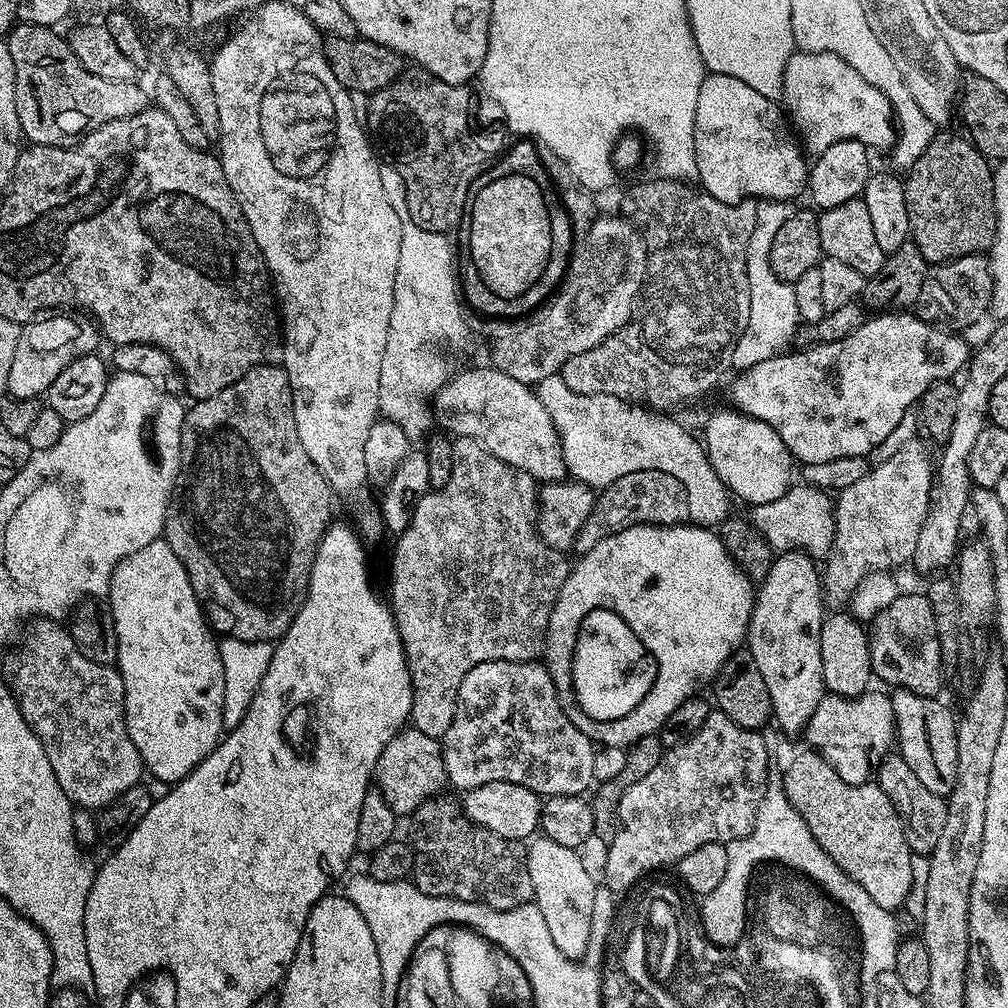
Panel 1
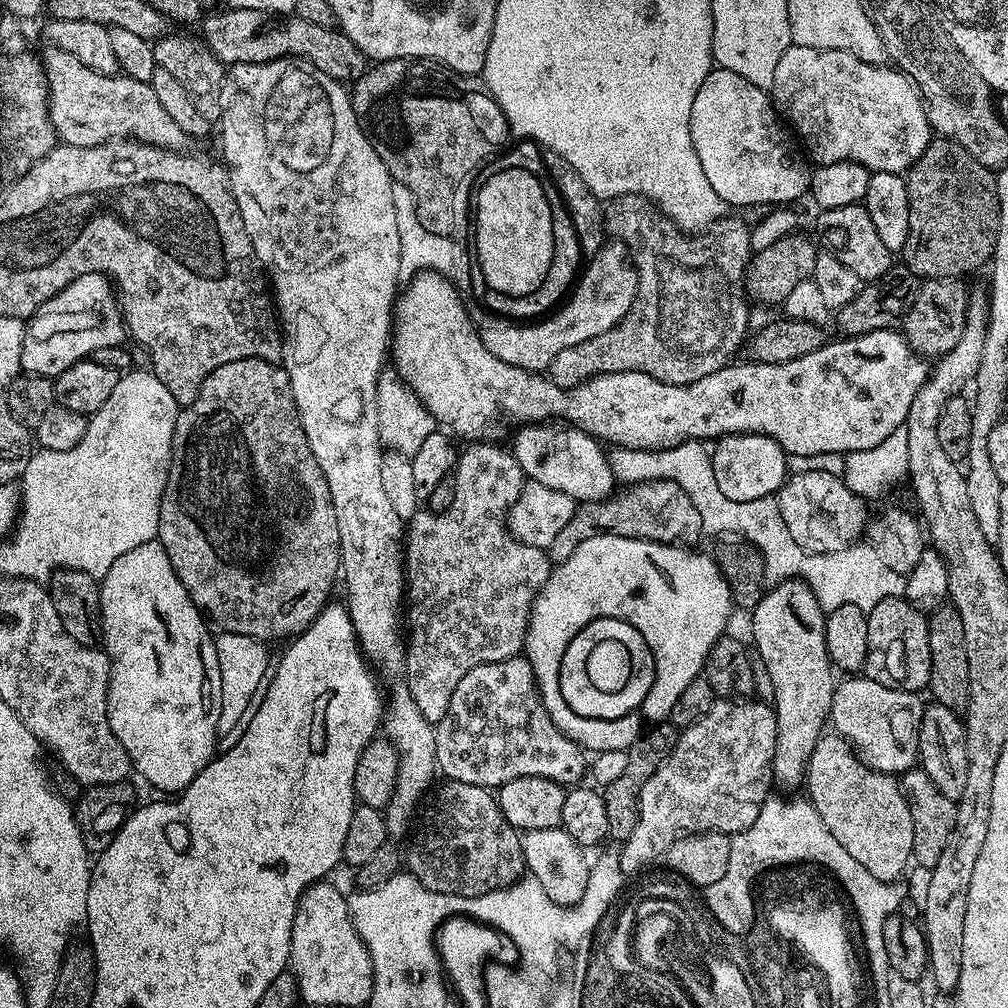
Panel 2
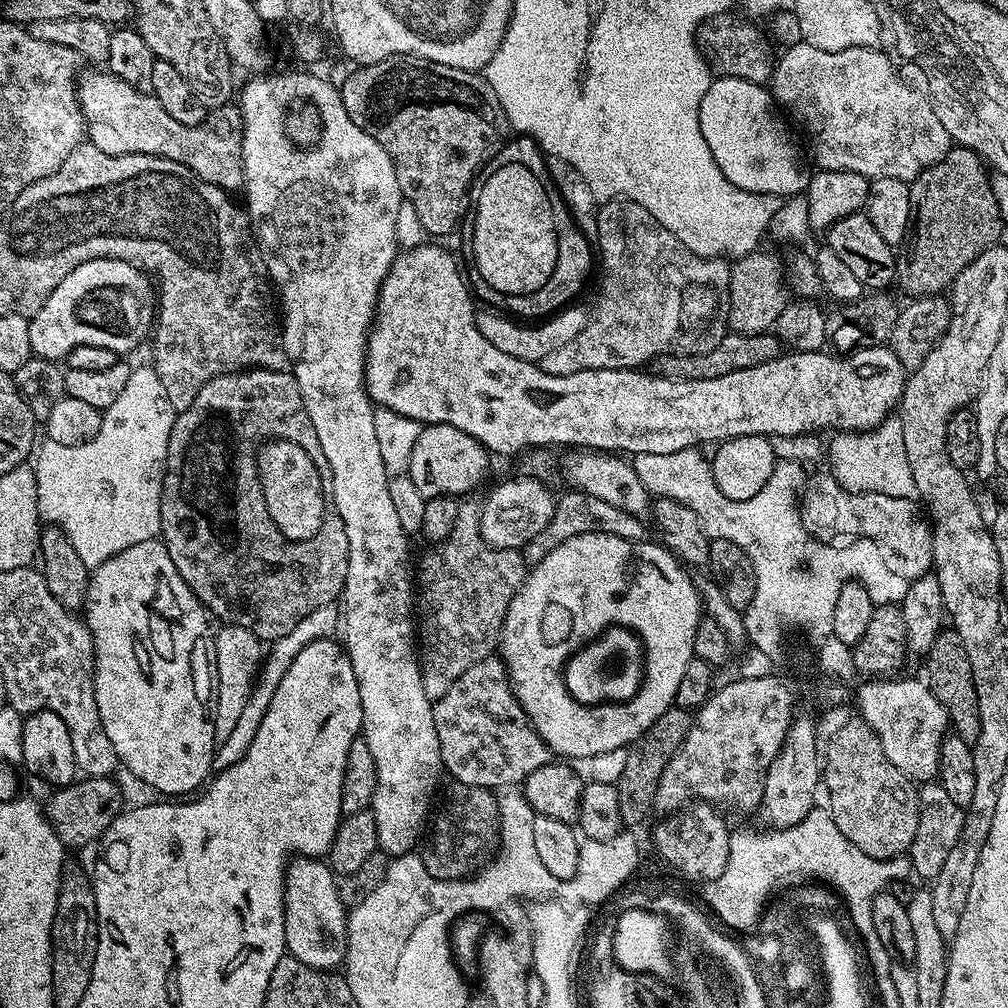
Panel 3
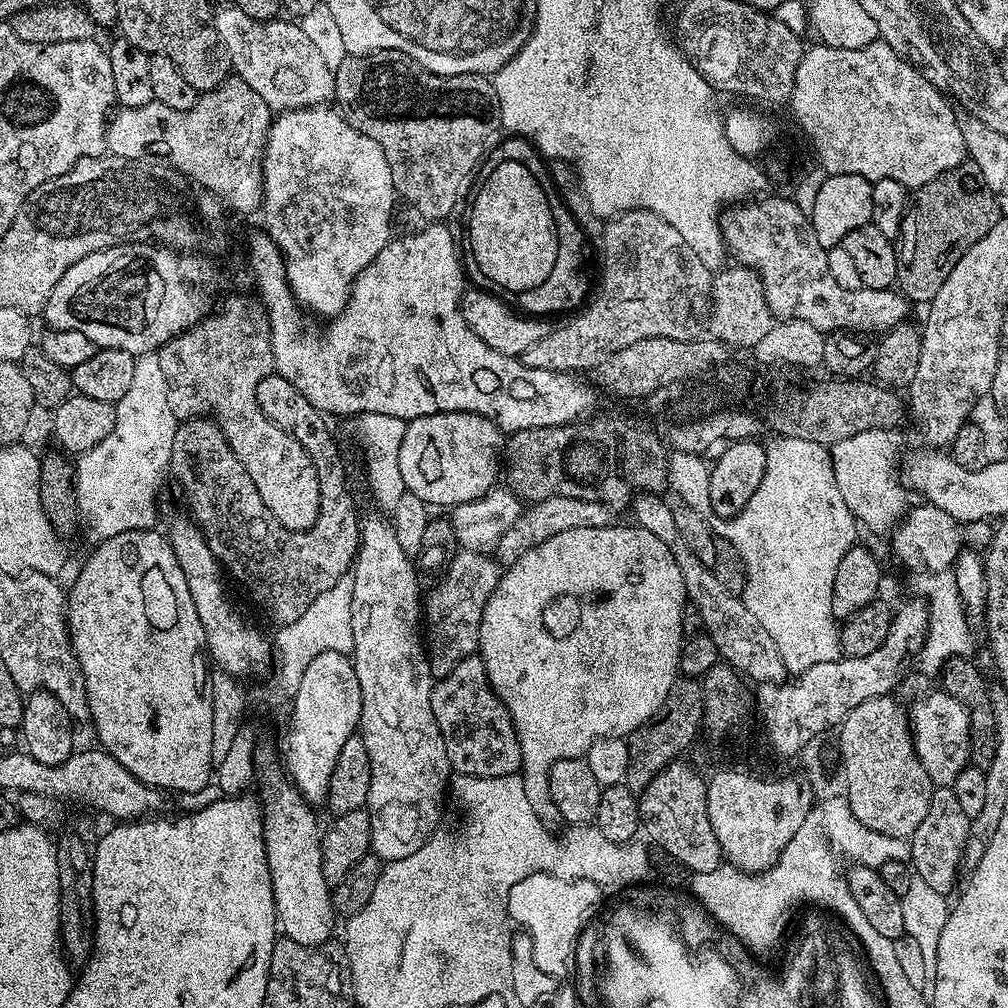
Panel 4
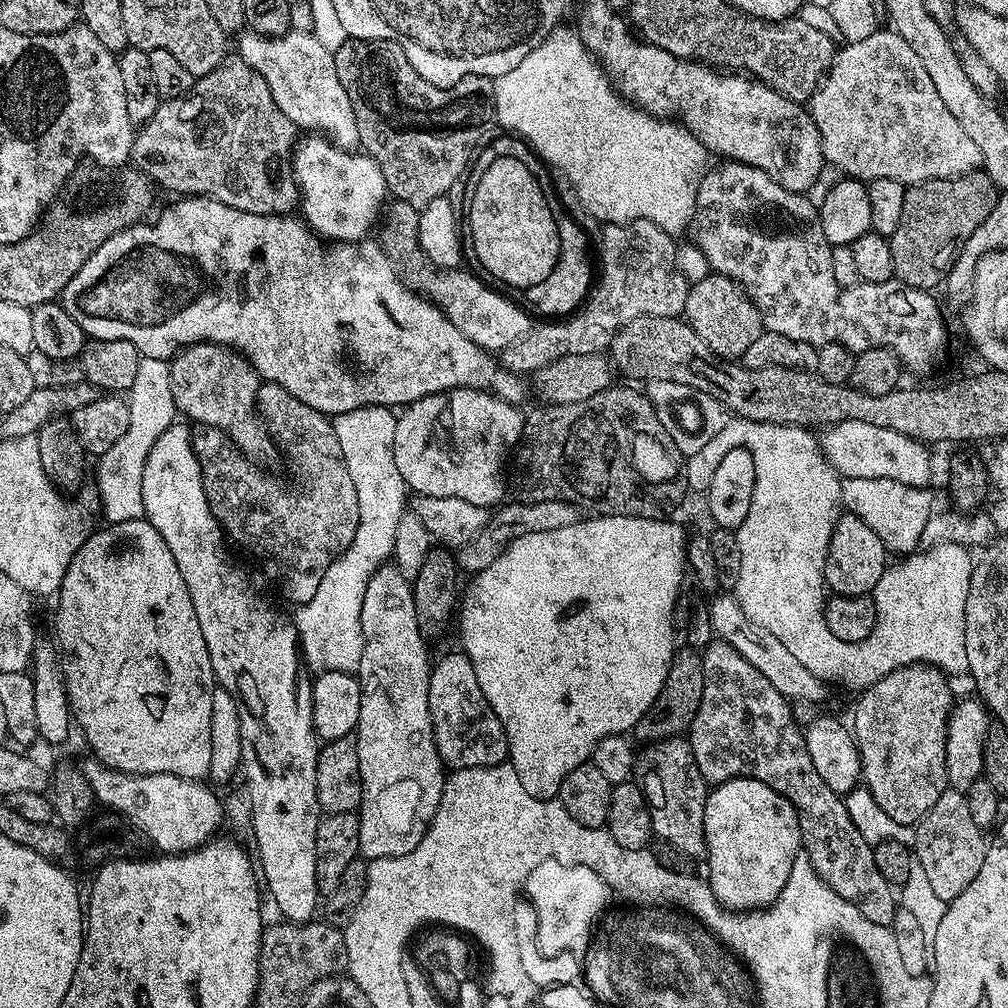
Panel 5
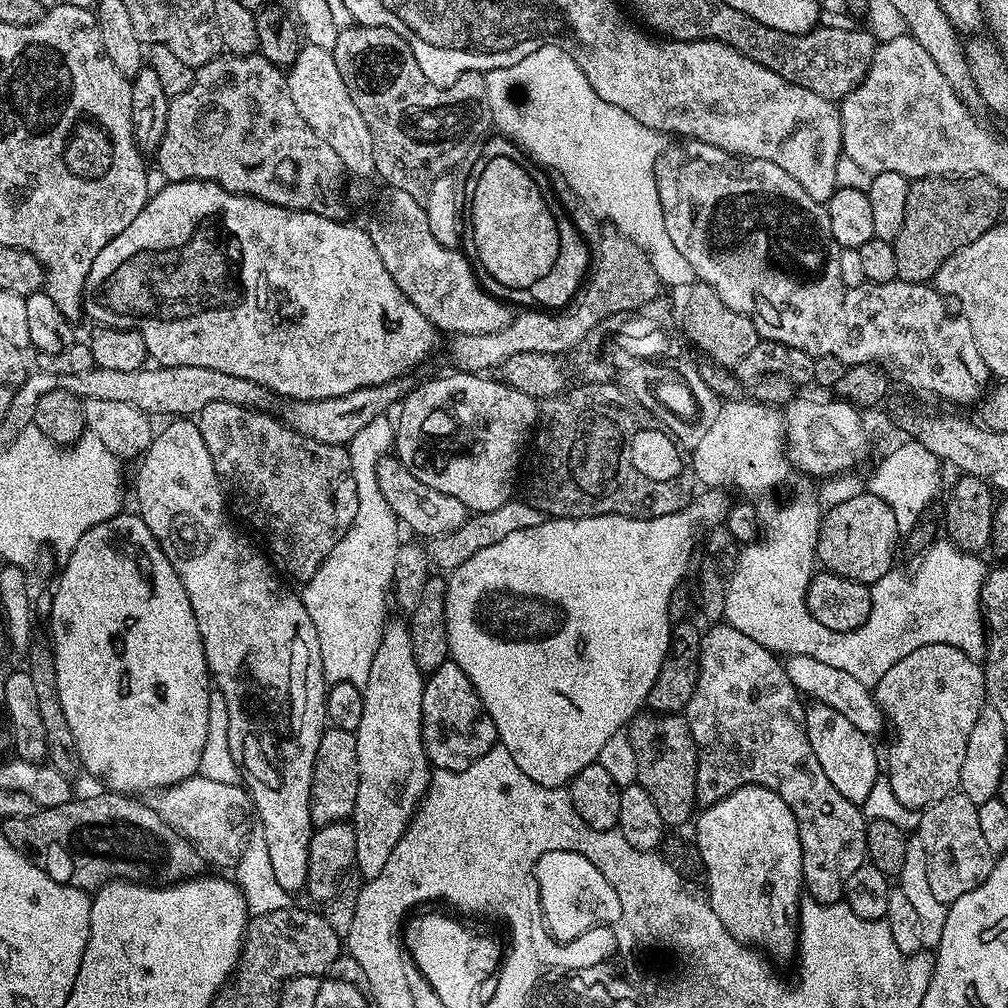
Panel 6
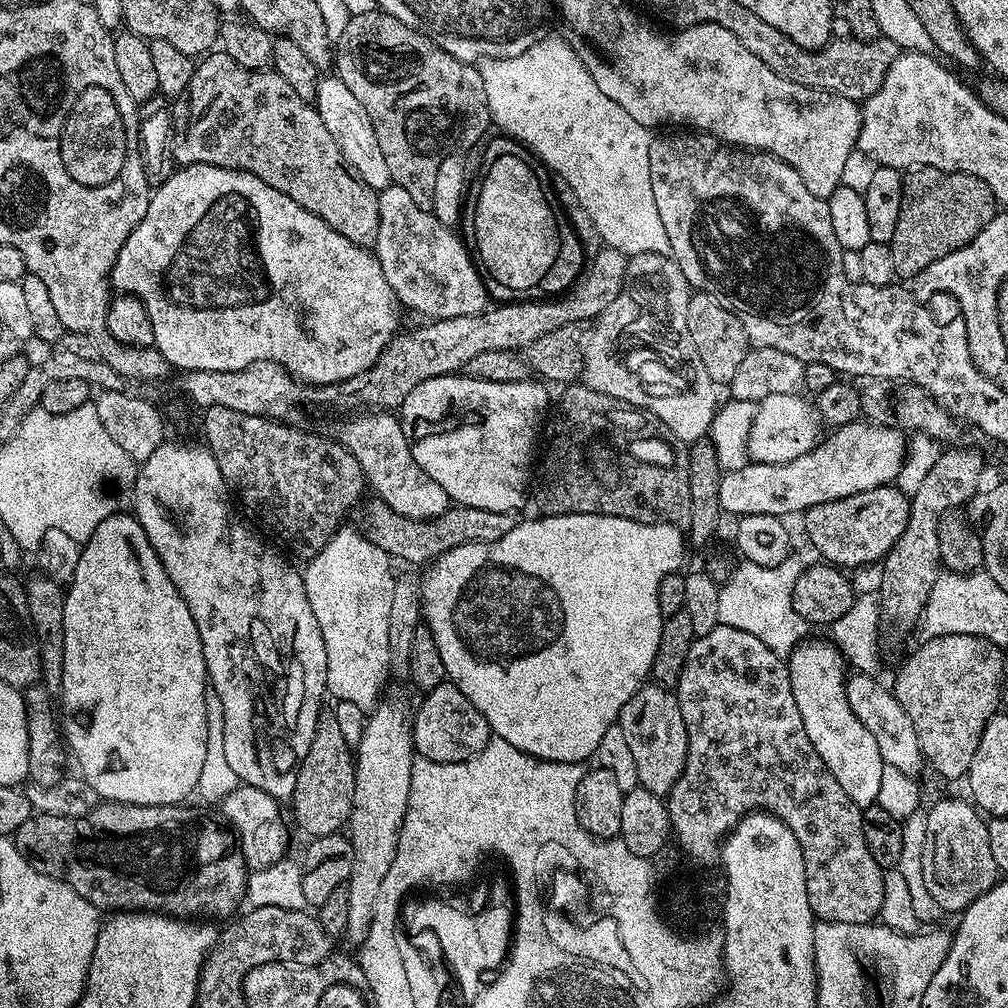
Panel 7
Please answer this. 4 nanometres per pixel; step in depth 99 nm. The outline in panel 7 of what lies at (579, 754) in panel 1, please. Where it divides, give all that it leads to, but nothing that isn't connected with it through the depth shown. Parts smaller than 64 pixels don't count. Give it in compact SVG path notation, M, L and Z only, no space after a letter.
M442 683L434 690L423 693L422 699L420 709L410 720L416 756L425 756L430 762L453 764L474 758L488 744L490 729L486 718L482 718L478 706L474 706L474 702L470 702L458 686Z

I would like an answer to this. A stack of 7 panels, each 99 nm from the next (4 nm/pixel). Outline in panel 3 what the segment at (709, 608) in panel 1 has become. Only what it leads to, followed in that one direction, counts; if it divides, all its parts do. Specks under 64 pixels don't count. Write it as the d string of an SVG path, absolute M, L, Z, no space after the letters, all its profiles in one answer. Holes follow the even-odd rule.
M597 532L578 534L562 542L562 546L554 546L542 562L531 565L524 584L514 594L506 610L498 655L508 671L512 693L530 718L534 730L538 730L555 755L556 752L560 755L557 757L587 758L606 754L606 750L627 748L676 703L675 694L682 674L694 657L695 631L702 617L700 592L696 588L696 580L688 577L689 569L676 556L659 543L648 543ZM607 628L623 628L625 633L632 635L633 632L640 639L641 656L636 656L639 663L628 664L638 682L637 692L628 703L617 704L616 707L610 703L579 701L572 696L564 677L573 653L582 649L586 642L600 638Z

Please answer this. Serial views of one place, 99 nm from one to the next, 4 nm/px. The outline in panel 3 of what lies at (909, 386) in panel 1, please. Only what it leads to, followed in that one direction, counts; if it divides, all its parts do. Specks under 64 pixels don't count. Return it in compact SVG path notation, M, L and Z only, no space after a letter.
M425 242L419 244L417 248L410 248L401 251L397 255L396 261L390 266L390 270L386 274L384 281L380 283L380 297L376 299L376 310L374 313L374 319L372 321L371 329L368 333L368 349L364 355L364 391L367 392L368 397L372 399L373 405L381 408L389 408L394 410L398 414L402 414L406 418L414 418L422 426L429 424L449 424L454 426L458 430L462 430L466 434L470 434L476 439L483 448L488 449L489 453L495 454L496 452L500 456L512 456L515 452L523 453L525 450L536 450L541 446L548 446L544 444L572 444L573 449L576 450L595 450L597 452L607 452L609 454L635 454L641 456L642 454L674 454L678 450L686 450L687 448L700 448L705 446L704 444L715 445L717 442L723 442L730 438L738 438L739 436L772 436L772 435L806 435L811 434L823 434L827 428L832 428L836 432L869 432L871 428L877 428L878 425L886 419L886 417L893 415L894 409L899 405L900 396L904 393L904 381L906 379L906 369L902 366L902 362L898 362L898 358L892 353L891 348L887 346L873 346L870 348L857 348L856 351L847 354L833 354L828 350L821 350L818 352L798 352L795 350L789 351L787 354L781 354L774 362L766 362L762 366L750 366L750 370L734 370L734 374L722 374L722 378L702 378L701 380L681 380L679 378L673 378L671 376L665 376L663 374L655 374L651 376L648 370L637 370L635 368L603 368L602 370L578 370L578 374L566 374L565 376L555 376L554 374L546 374L541 370L539 363L530 360L519 360L518 358L510 358L510 354L502 354L502 350L498 350L498 346L493 346L490 342L486 342L486 338L482 338L482 334L478 334L478 326L476 325L476 313L477 309L472 308L472 300L474 301L473 293L470 291L469 285L466 283L465 273L462 268L456 265L456 260L447 252L444 248L439 248L439 243Z

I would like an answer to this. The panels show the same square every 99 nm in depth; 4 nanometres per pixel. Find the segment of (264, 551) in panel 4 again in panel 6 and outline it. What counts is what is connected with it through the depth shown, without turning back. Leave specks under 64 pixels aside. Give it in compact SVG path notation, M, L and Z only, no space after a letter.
M210 402L210 406L202 406L195 421L235 515L248 520L250 527L257 528L276 543L271 555L285 573L288 571L299 582L307 582L314 578L320 563L328 557L330 550L334 550L334 546L338 546L346 530L350 530L356 520L358 486L354 486L354 470L347 447L306 438L284 423L279 415L271 416L270 413L268 410L234 406L234 402Z

